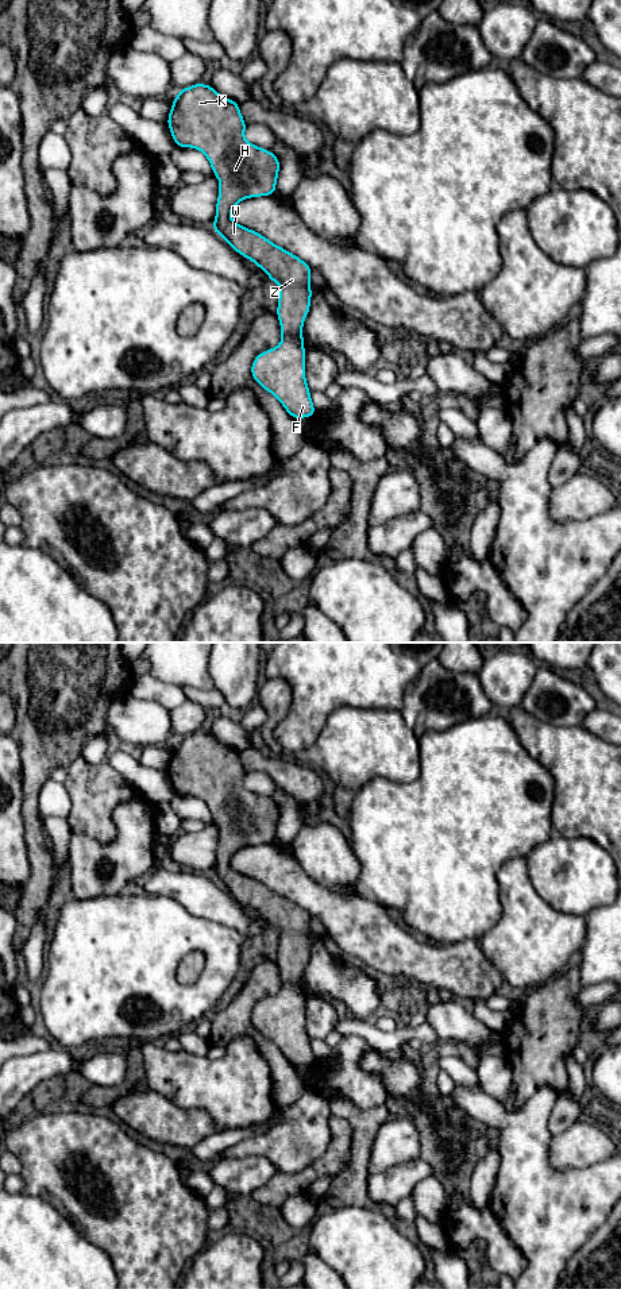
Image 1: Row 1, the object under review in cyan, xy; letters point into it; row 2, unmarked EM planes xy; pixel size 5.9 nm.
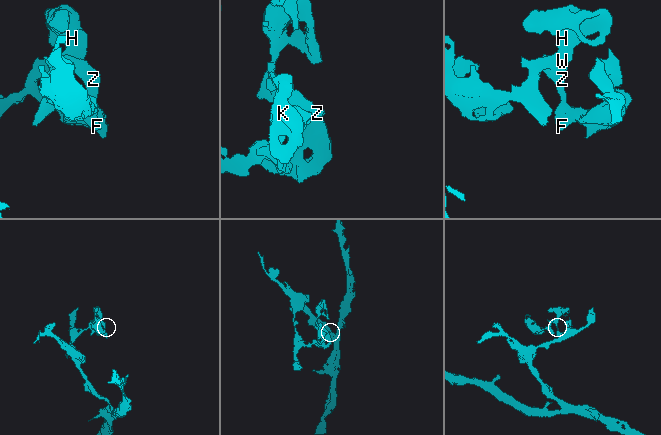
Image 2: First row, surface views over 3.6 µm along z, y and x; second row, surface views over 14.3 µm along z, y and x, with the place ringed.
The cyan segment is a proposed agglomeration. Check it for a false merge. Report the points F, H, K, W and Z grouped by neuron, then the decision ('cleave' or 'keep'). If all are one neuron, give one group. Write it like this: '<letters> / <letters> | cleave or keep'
F H K W Z | keep

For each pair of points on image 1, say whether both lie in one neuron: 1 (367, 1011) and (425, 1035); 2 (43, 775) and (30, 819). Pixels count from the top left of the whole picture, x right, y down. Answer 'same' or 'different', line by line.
1: different
2: same

